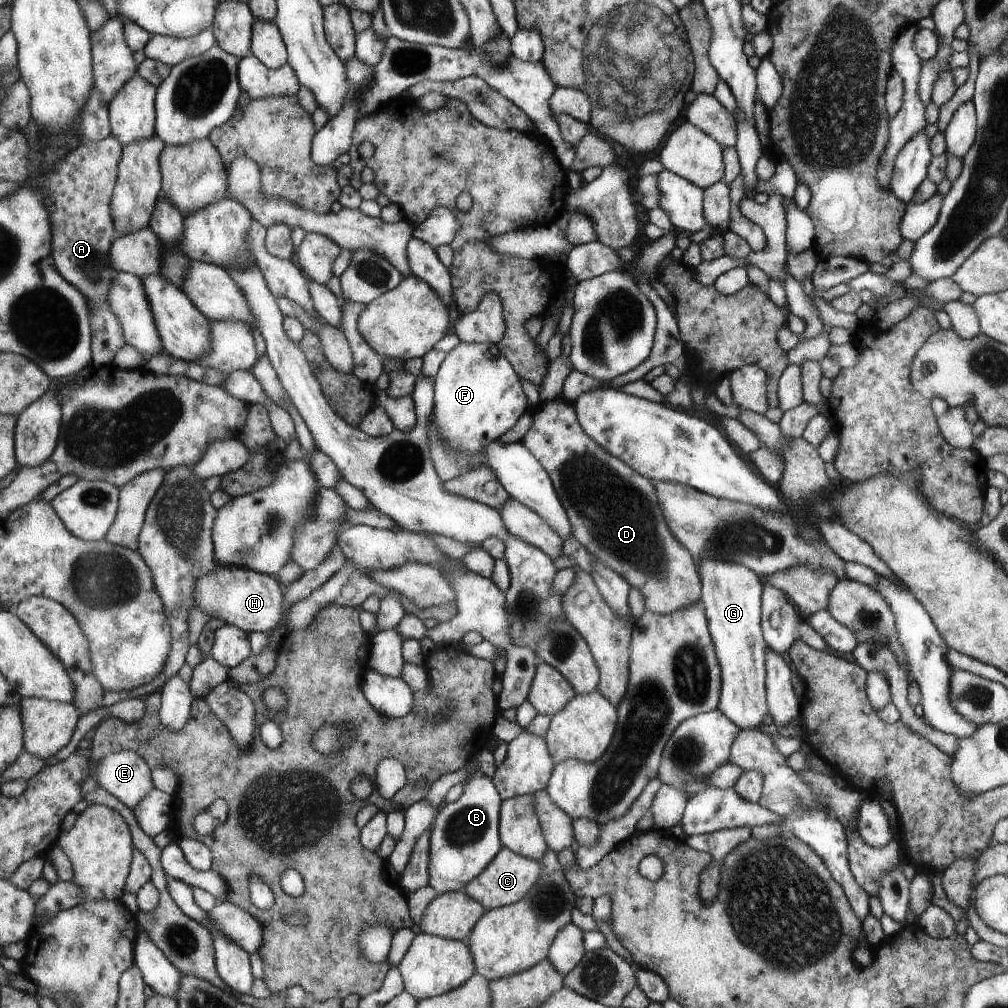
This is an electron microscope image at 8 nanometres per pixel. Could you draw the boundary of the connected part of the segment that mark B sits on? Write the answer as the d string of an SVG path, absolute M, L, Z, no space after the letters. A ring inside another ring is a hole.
M475 773L464 782L462 796L440 808L431 826L429 886L437 894L464 890L503 851L499 819L503 798L491 778Z

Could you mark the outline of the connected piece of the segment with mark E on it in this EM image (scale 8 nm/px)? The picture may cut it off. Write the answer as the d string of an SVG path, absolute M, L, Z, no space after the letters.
M126 749L103 758L97 766L96 778L100 785L134 811L154 787L150 772L151 768L142 755Z

